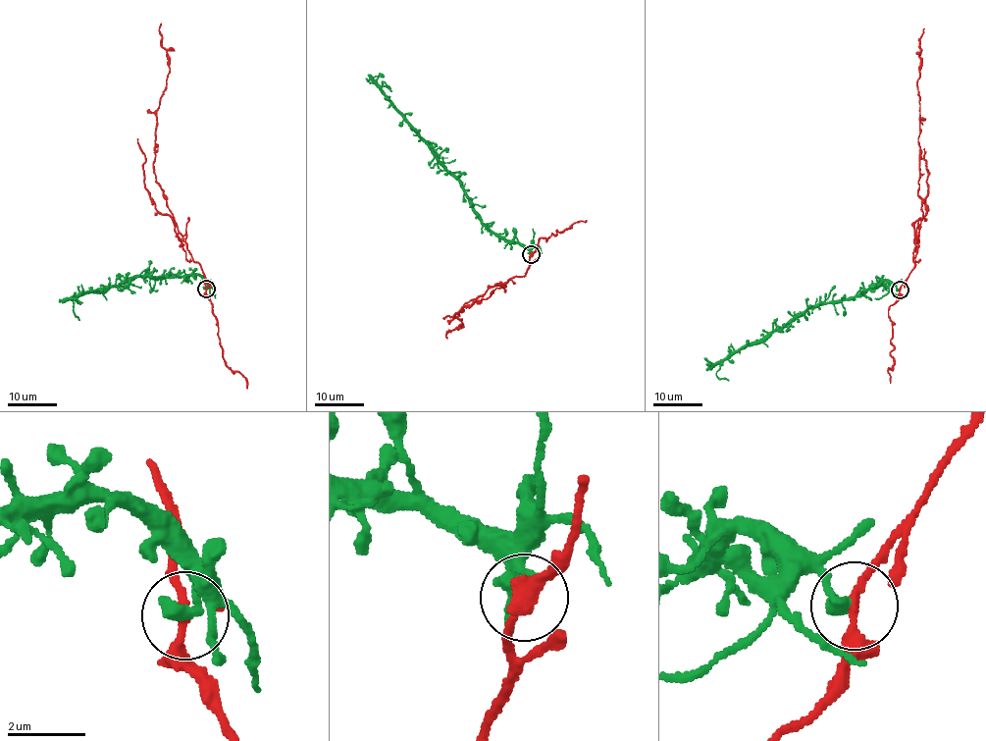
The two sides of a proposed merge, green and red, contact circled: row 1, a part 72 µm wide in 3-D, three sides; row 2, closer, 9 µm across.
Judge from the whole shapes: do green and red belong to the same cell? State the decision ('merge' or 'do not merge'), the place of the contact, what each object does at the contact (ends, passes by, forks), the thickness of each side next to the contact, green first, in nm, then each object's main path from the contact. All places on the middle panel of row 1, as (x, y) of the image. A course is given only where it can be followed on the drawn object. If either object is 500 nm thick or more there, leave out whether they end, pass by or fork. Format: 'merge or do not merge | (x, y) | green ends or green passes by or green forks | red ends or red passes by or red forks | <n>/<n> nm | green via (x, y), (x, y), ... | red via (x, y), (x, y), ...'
do not merge | (531, 254) | green ends | red passes by | 400/220 nm | green via (532, 254), (487, 228), (464, 187), (381, 88), (383, 81), (391, 90) | red via (532, 255), (524, 276), (488, 298), (463, 305), (456, 318), (462, 324), (446, 339)

